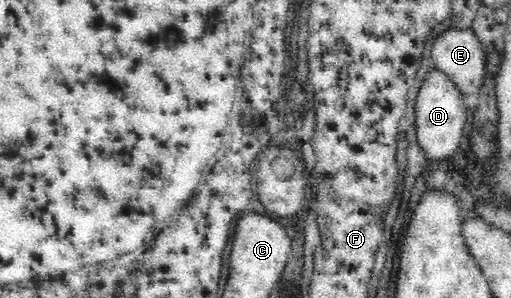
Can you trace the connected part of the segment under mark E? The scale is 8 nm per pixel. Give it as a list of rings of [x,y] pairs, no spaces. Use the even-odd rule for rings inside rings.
[[[447,28],[431,43],[430,61],[435,70],[442,72],[457,88],[464,100],[464,105],[471,112],[476,107],[477,97],[483,84],[485,74],[486,53],[479,43],[479,39],[471,28],[469,30],[457,30]]]

